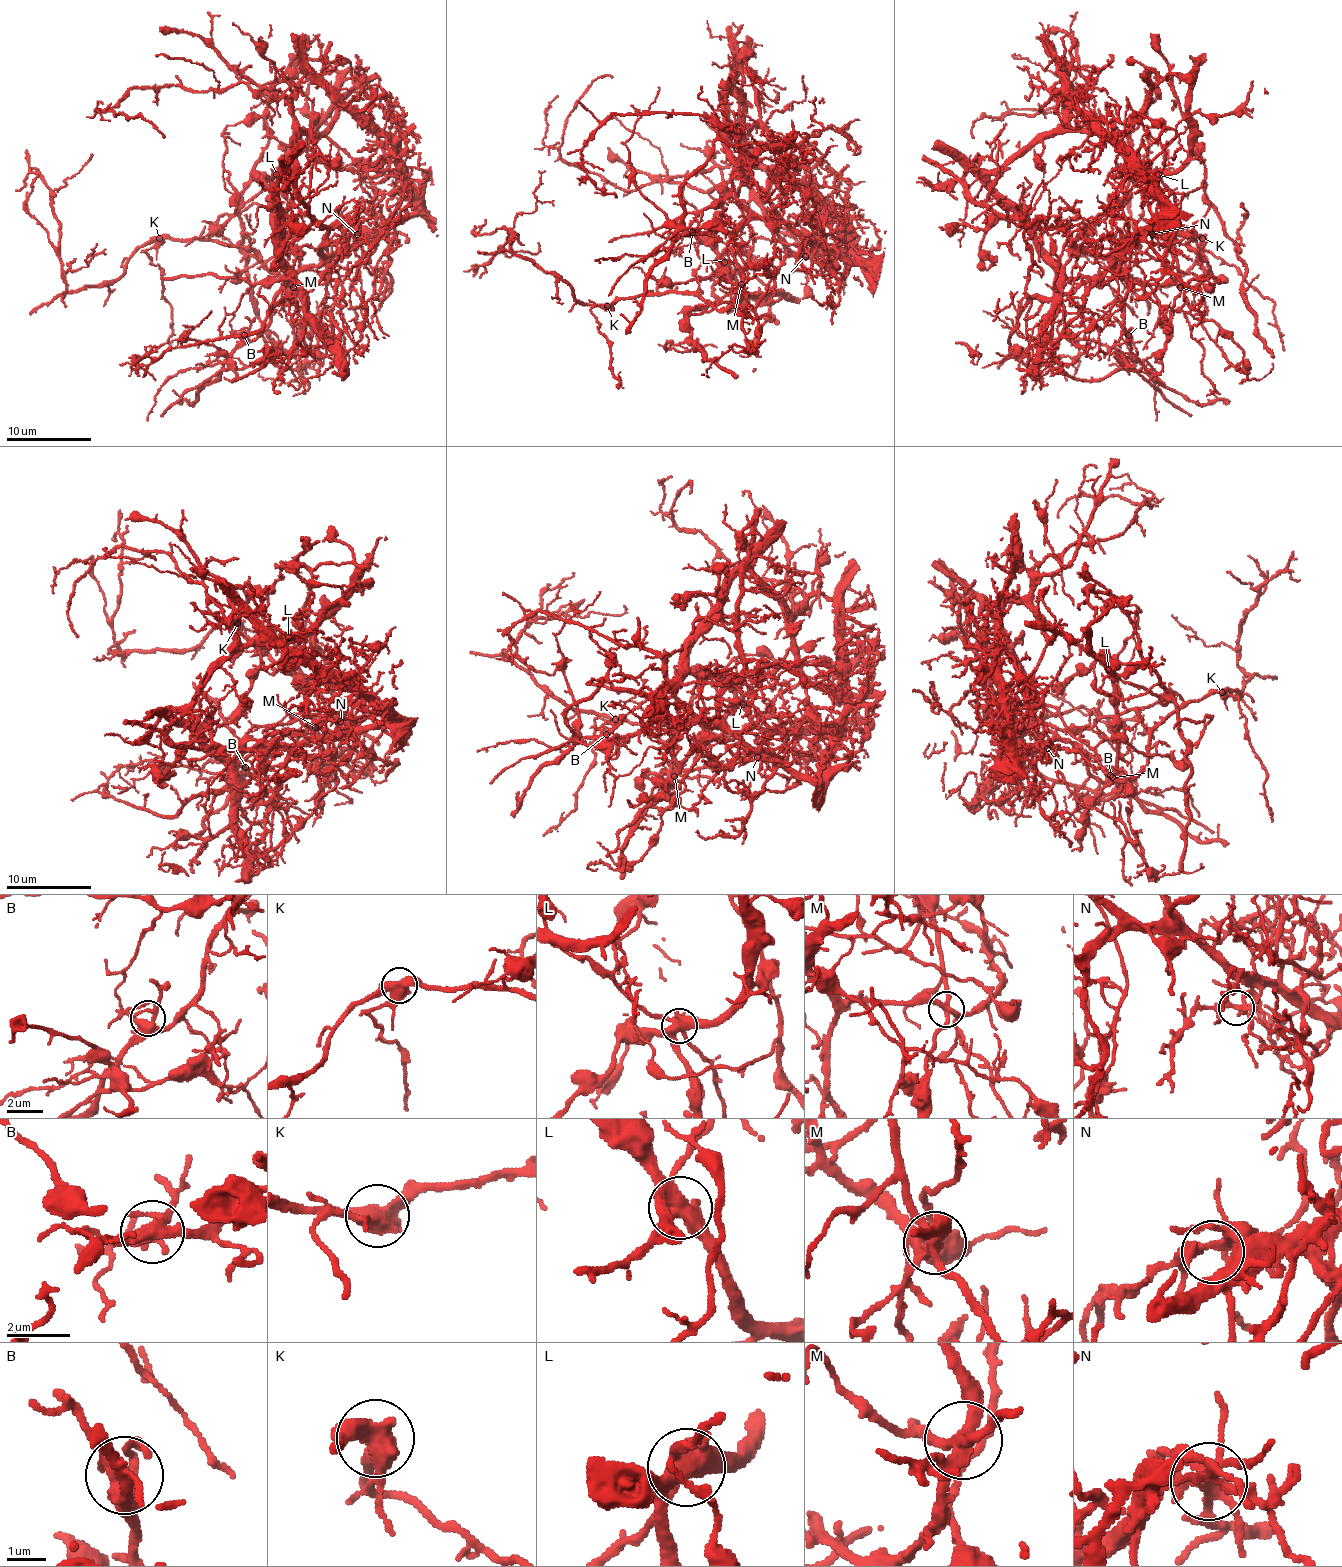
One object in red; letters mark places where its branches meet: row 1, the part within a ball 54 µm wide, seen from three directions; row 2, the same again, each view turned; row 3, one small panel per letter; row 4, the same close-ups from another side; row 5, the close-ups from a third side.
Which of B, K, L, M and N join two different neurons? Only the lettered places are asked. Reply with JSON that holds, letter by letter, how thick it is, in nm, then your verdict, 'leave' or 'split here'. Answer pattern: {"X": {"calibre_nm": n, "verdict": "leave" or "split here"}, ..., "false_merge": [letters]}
{"B": {"calibre_nm": 360, "verdict": "leave"}, "K": {"calibre_nm": 480, "verdict": "split here"}, "L": {"calibre_nm": 500, "verdict": "split here"}, "M": {"calibre_nm": 320, "verdict": "split here"}, "N": {"calibre_nm": 280, "verdict": "leave"}, "false_merge": ["K", "L", "M"]}

